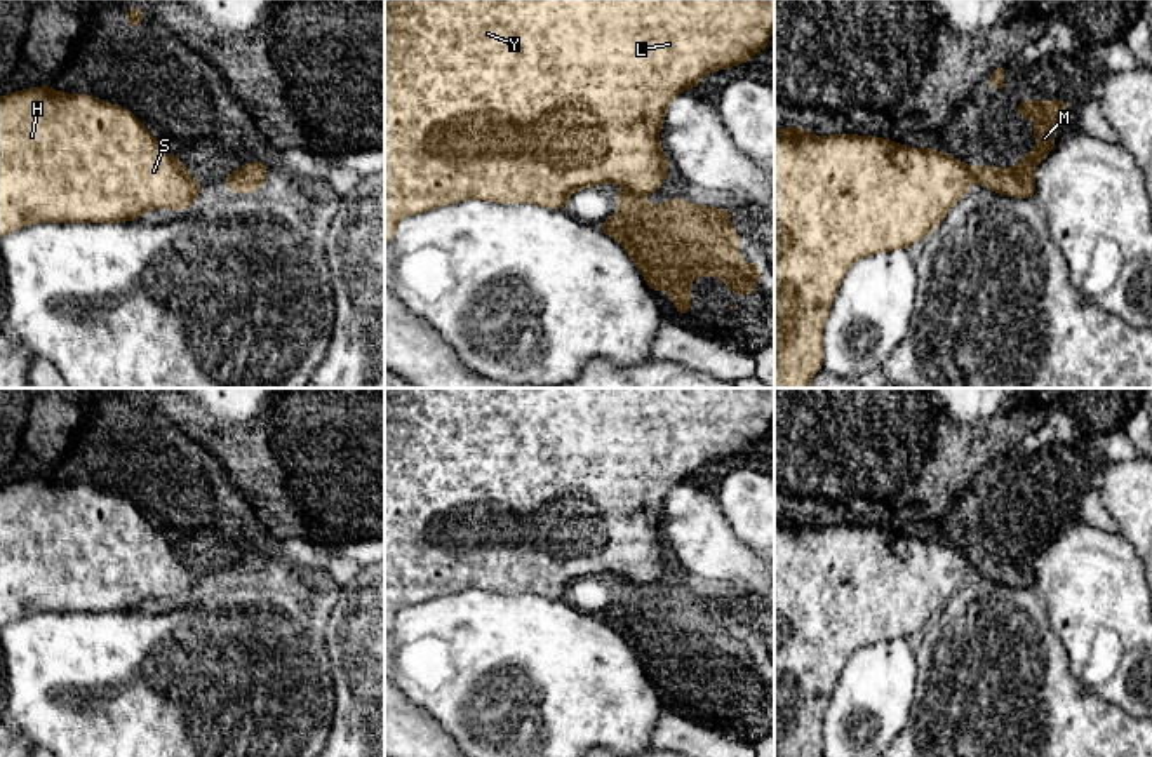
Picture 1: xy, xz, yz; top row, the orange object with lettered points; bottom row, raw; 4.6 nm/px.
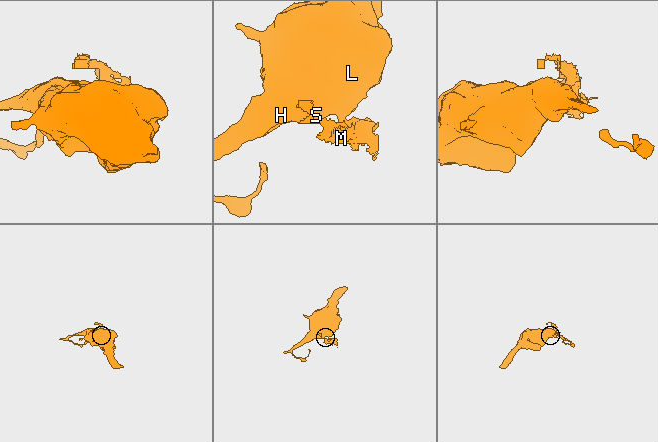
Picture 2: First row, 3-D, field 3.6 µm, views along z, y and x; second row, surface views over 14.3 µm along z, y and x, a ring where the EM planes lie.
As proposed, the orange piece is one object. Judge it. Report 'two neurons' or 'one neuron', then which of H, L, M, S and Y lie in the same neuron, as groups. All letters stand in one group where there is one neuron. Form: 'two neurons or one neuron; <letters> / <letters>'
two neurons; H L S Y / M

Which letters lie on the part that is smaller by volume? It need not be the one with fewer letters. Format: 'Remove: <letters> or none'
Remove: M

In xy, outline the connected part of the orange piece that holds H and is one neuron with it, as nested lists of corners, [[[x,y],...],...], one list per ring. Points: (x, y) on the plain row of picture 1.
[[[47,473],[0,487],[0,626],[33,613],[122,613],[137,611],[151,599],[184,600],[204,576],[118,494],[57,482]]]

